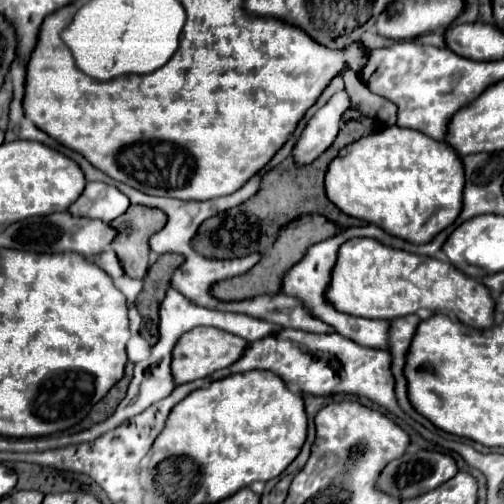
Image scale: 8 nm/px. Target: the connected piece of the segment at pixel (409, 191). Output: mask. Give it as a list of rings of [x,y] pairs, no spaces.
[[[387,126],[381,132],[359,138],[345,146],[329,164],[325,172],[327,198],[347,216],[381,226],[391,236],[411,244],[427,244],[437,232],[451,226],[461,210],[463,194],[463,166],[461,158],[443,142],[427,138],[417,130]]]

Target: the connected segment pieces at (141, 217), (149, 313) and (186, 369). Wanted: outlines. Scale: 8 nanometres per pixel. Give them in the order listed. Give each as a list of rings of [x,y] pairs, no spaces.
[[[129,206],[125,214],[115,218],[109,226],[117,230],[117,238],[111,248],[119,260],[135,260],[143,262],[149,254],[149,238],[159,232],[167,222],[167,216],[157,208],[145,206]]]
[[[179,254],[159,256],[157,262],[149,268],[149,272],[147,272],[147,276],[143,280],[145,282],[143,290],[135,300],[135,306],[137,306],[137,310],[139,310],[139,314],[143,318],[139,334],[145,340],[149,340],[149,344],[157,342],[157,322],[159,322],[157,306],[163,300],[163,294],[169,288],[169,280],[171,280],[173,270],[181,262],[183,262],[183,256],[179,256]]]
[[[193,328],[191,332],[185,332],[173,348],[173,356],[171,356],[173,382],[179,386],[179,384],[185,384],[185,382],[193,382],[197,378],[205,378],[205,376],[213,374],[215,370],[227,368],[227,366],[231,366],[231,362],[235,362],[241,356],[245,346],[247,346],[247,342],[243,338],[227,334],[223,330]]]

